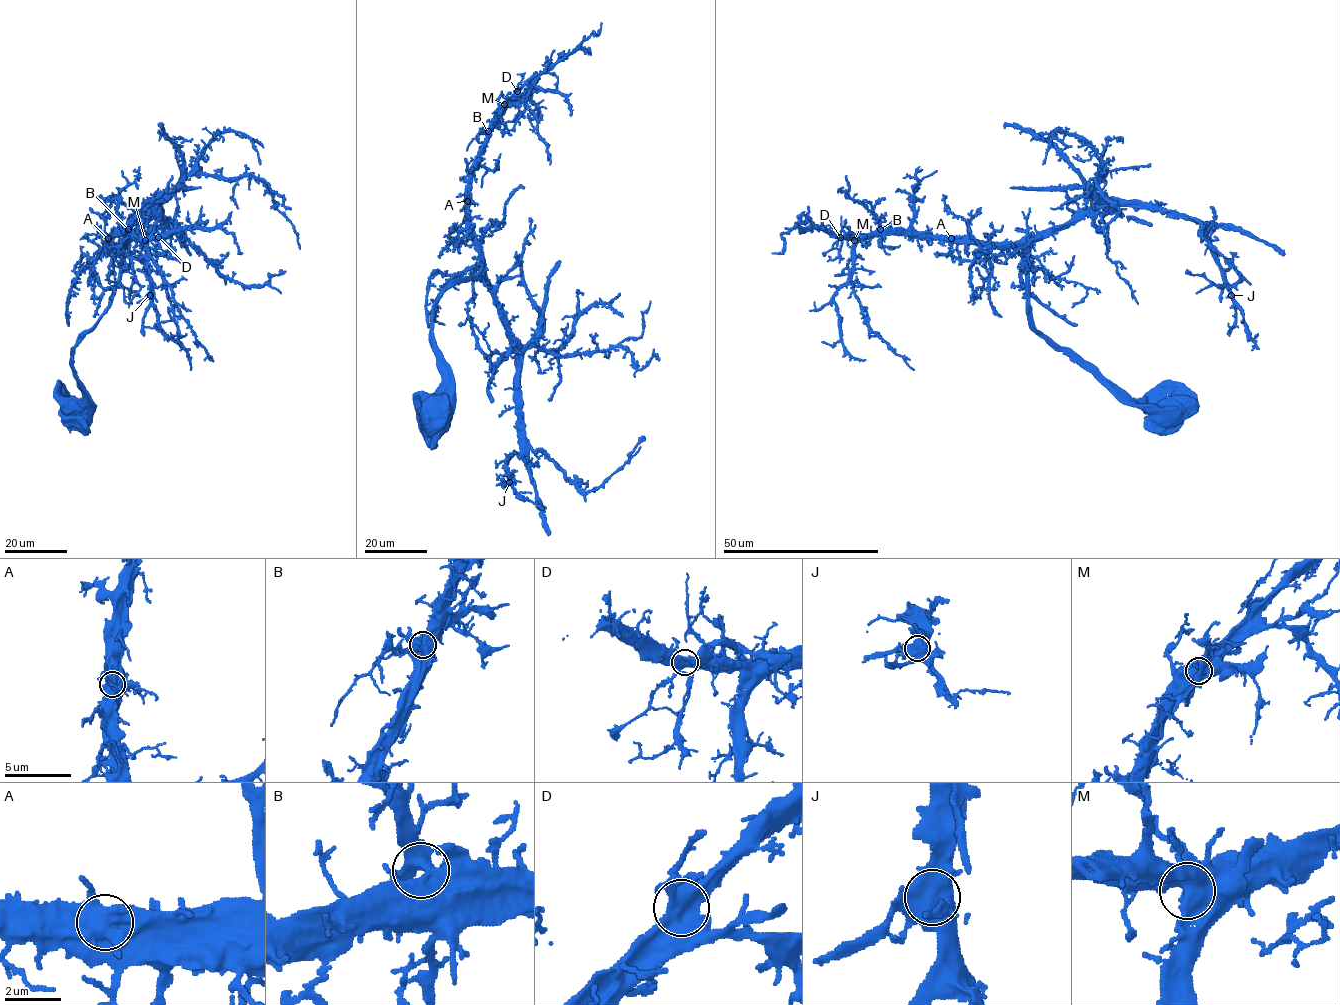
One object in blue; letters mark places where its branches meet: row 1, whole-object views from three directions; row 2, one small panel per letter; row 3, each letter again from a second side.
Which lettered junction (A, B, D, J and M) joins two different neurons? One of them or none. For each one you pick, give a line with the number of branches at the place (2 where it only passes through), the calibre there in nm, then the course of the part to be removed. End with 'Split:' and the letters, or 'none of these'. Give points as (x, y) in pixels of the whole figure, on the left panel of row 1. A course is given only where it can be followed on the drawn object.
Split: none of these

